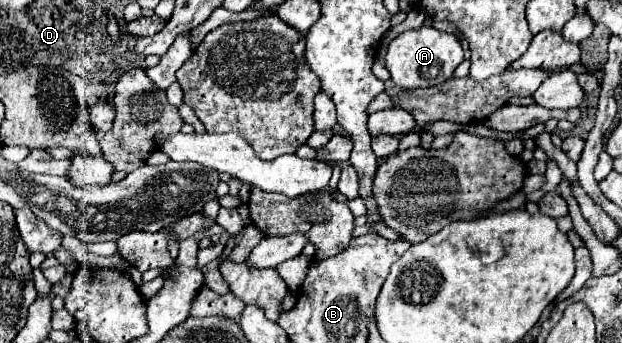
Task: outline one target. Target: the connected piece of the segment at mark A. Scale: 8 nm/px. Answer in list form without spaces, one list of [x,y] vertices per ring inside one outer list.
[[[422,25],[418,29],[404,31],[398,35],[386,53],[386,69],[390,71],[390,79],[400,89],[418,89],[418,87],[434,87],[452,77],[454,69],[464,61],[464,51],[456,35],[438,31],[434,27]]]

